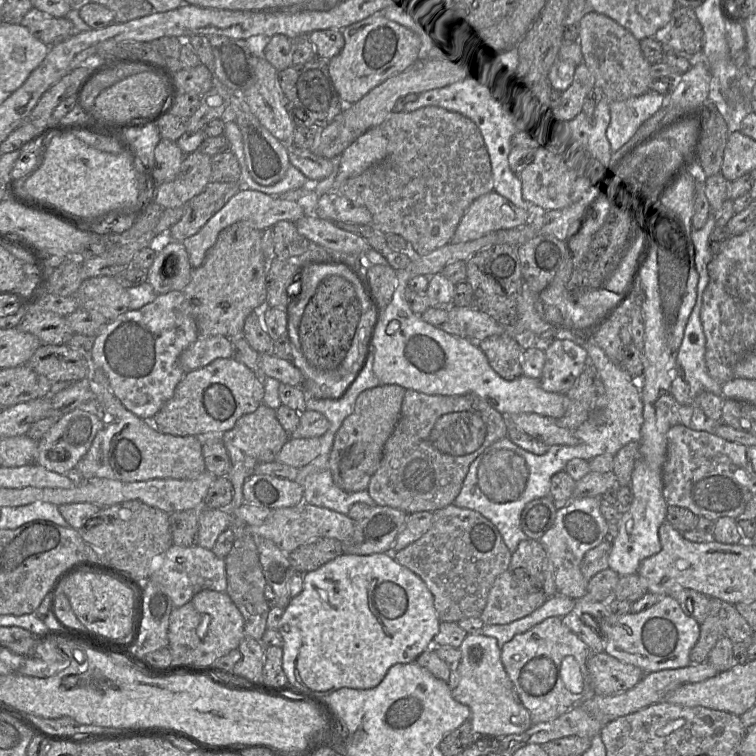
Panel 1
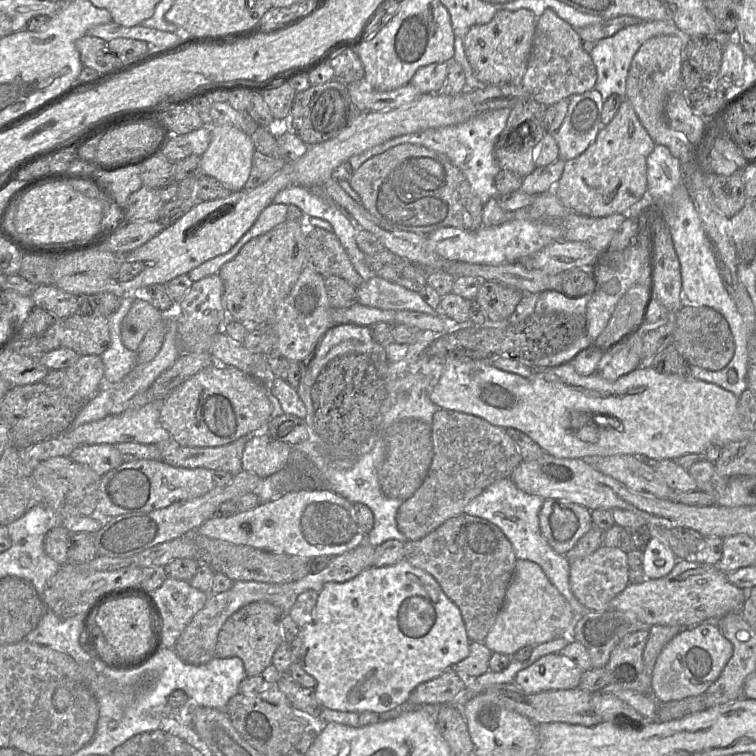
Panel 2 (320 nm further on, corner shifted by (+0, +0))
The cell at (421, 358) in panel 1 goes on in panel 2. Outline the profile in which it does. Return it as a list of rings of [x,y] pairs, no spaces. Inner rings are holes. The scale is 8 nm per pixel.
[[[451,359],[443,369],[442,375],[438,383],[430,392],[431,401],[441,409],[452,410],[477,416],[489,422],[492,425],[508,429],[513,428],[521,431],[537,443],[545,453],[555,458],[571,458],[584,459],[590,457],[606,457],[613,455],[632,455],[638,458],[643,458],[646,462],[659,460],[676,460],[686,454],[705,454],[705,450],[709,445],[716,445],[720,448],[728,443],[745,440],[752,430],[748,429],[743,417],[738,412],[738,397],[729,391],[722,389],[716,384],[697,380],[691,376],[683,377],[674,374],[664,374],[656,371],[649,365],[640,365],[635,370],[626,375],[619,377],[614,381],[609,381],[602,378],[598,374],[590,376],[582,376],[577,373],[571,362],[566,362],[563,365],[556,367],[542,367],[533,370],[527,378],[514,373],[504,372],[487,364],[487,361],[477,361],[470,359]],[[586,424],[592,424],[596,428],[597,441],[589,443],[582,441],[577,436],[577,431]]]

